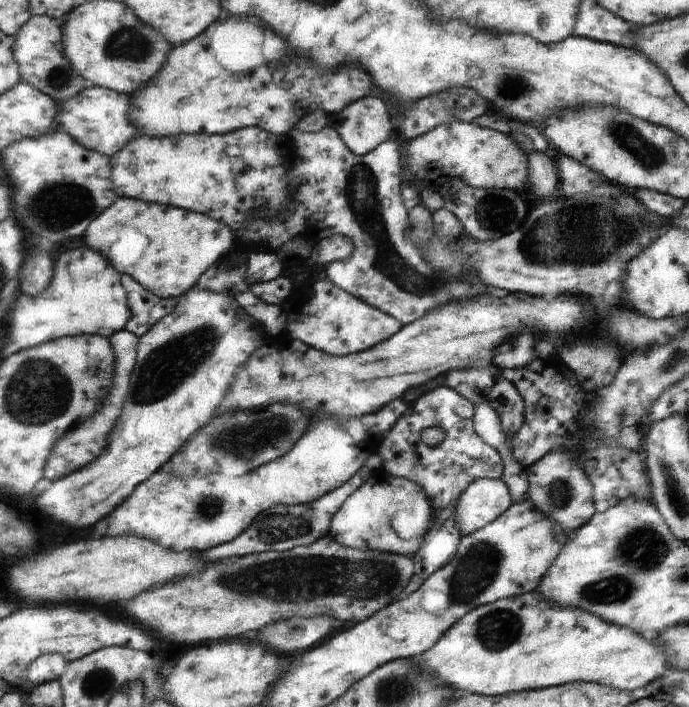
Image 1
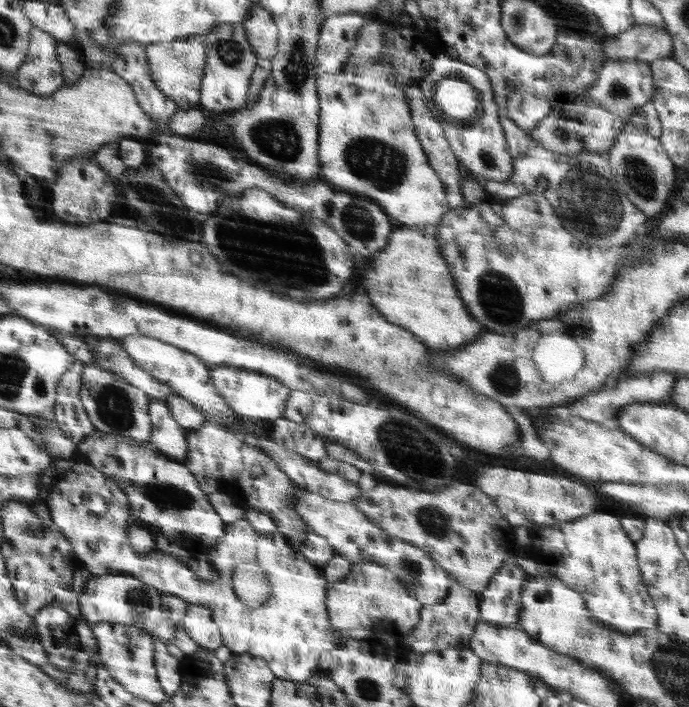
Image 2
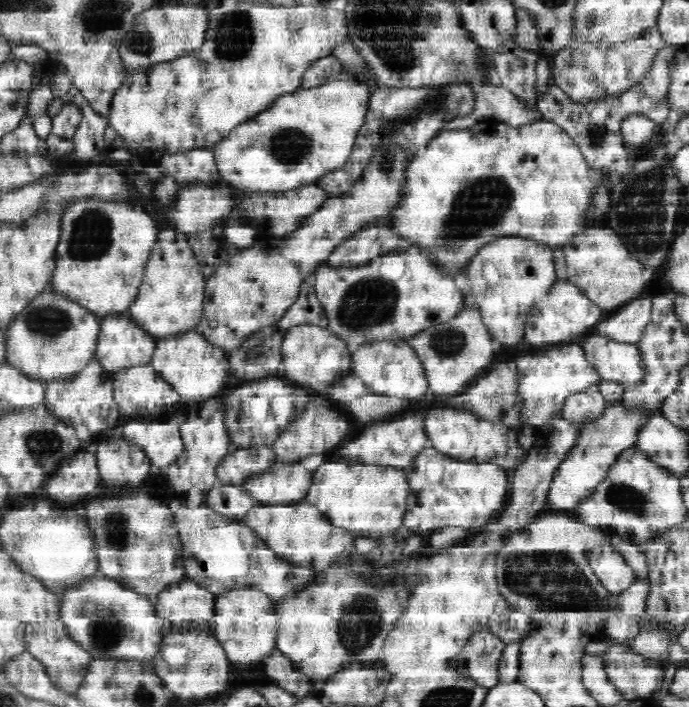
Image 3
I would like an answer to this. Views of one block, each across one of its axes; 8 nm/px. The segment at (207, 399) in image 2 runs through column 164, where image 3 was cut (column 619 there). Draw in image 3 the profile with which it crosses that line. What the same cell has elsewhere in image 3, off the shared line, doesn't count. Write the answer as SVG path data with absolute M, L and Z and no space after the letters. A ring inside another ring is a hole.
M596 334L590 336L582 348L601 380L619 382L626 389L642 382L644 363L637 344Z

